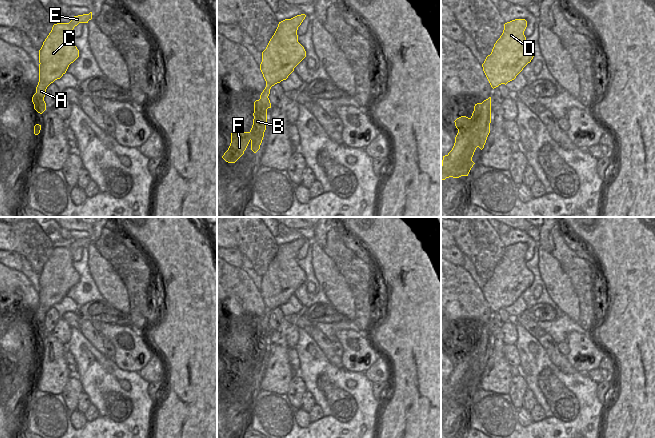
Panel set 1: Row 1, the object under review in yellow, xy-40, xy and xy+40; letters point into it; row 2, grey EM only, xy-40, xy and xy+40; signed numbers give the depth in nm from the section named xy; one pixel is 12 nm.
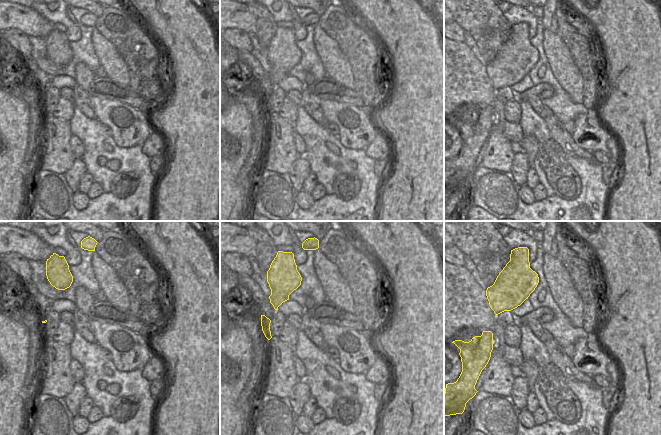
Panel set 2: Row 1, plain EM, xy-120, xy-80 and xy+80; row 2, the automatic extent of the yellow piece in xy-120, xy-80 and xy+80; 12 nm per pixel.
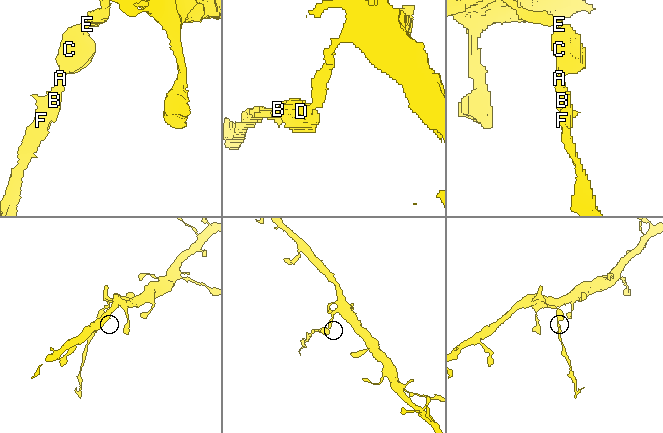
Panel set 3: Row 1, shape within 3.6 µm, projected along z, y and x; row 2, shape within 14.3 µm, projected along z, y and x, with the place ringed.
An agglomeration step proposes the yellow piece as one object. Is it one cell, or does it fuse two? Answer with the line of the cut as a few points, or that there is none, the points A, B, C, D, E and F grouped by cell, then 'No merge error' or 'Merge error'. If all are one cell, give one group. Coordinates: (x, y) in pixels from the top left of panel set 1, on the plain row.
Split along xy-40 (39, 304), (48, 309). Groups: A B F / C D E. Merge error.

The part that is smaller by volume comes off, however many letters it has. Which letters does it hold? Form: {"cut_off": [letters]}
{"cut_off": ["A", "B", "F"]}

